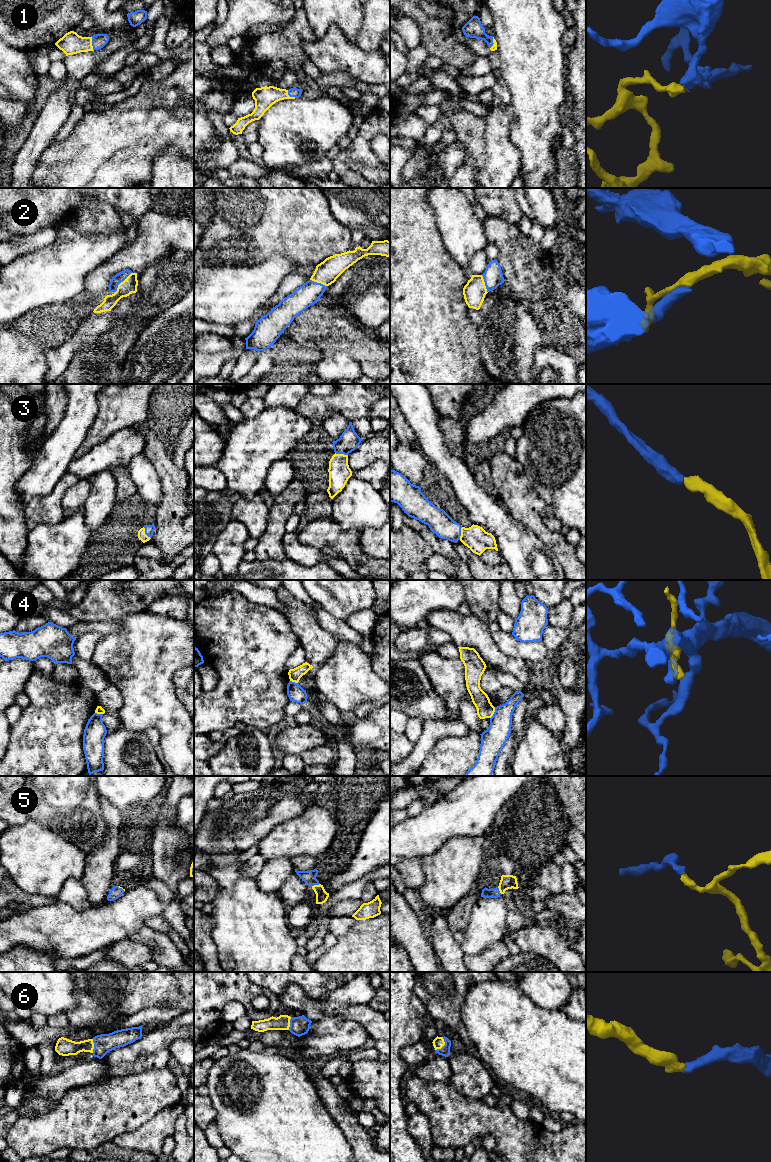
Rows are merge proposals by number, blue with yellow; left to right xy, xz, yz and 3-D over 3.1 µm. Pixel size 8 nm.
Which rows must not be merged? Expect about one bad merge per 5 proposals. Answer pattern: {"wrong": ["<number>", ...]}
{"wrong": []}

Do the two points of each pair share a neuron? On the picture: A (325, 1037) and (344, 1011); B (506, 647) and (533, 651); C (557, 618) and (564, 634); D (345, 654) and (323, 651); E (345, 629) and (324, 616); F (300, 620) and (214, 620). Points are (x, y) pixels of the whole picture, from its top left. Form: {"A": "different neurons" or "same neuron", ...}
{"A": "different neurons", "B": "same neuron", "C": "different neurons", "D": "different neurons", "E": "same neuron", "F": "different neurons"}

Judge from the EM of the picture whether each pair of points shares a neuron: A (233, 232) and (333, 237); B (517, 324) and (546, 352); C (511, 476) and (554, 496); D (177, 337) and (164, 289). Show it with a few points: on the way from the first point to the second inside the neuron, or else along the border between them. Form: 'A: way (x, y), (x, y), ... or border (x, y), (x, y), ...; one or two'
A: way (258, 231), (304, 231), (308, 233); one
B: border (543, 343), (535, 350), (532, 368); two
C: border (522, 465), (524, 474), (544, 502), (544, 507); two
D: border (183, 295), (149, 320); two

